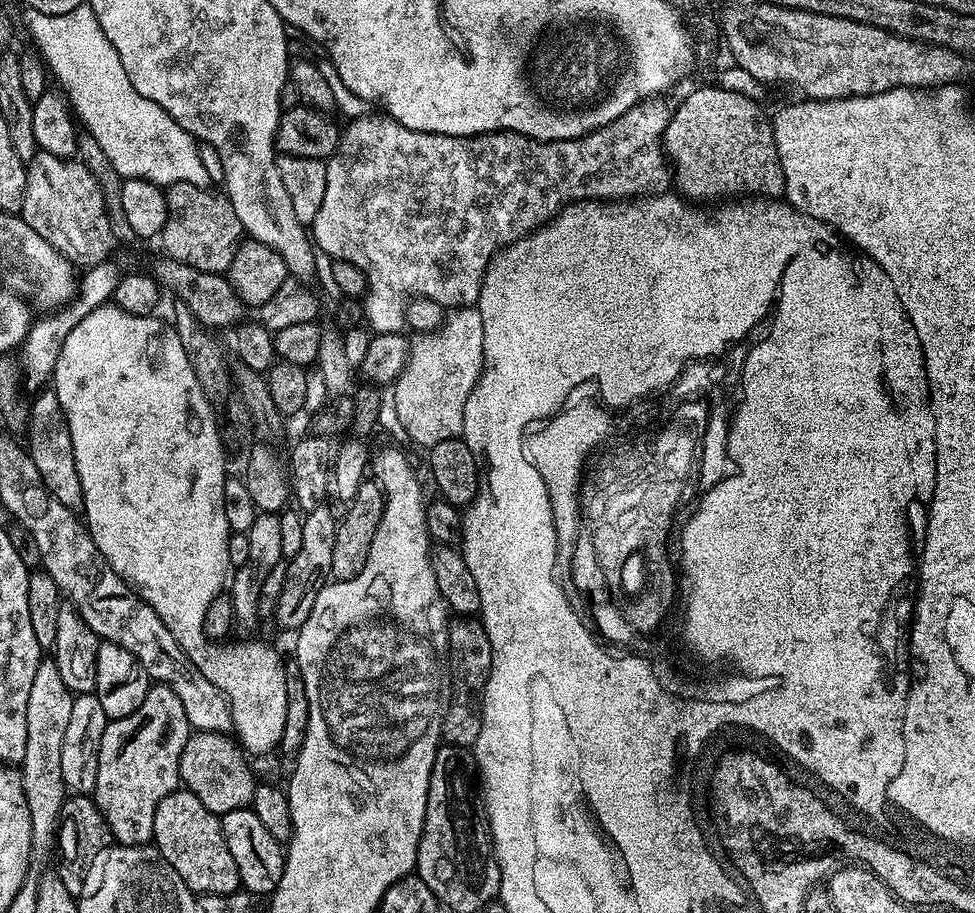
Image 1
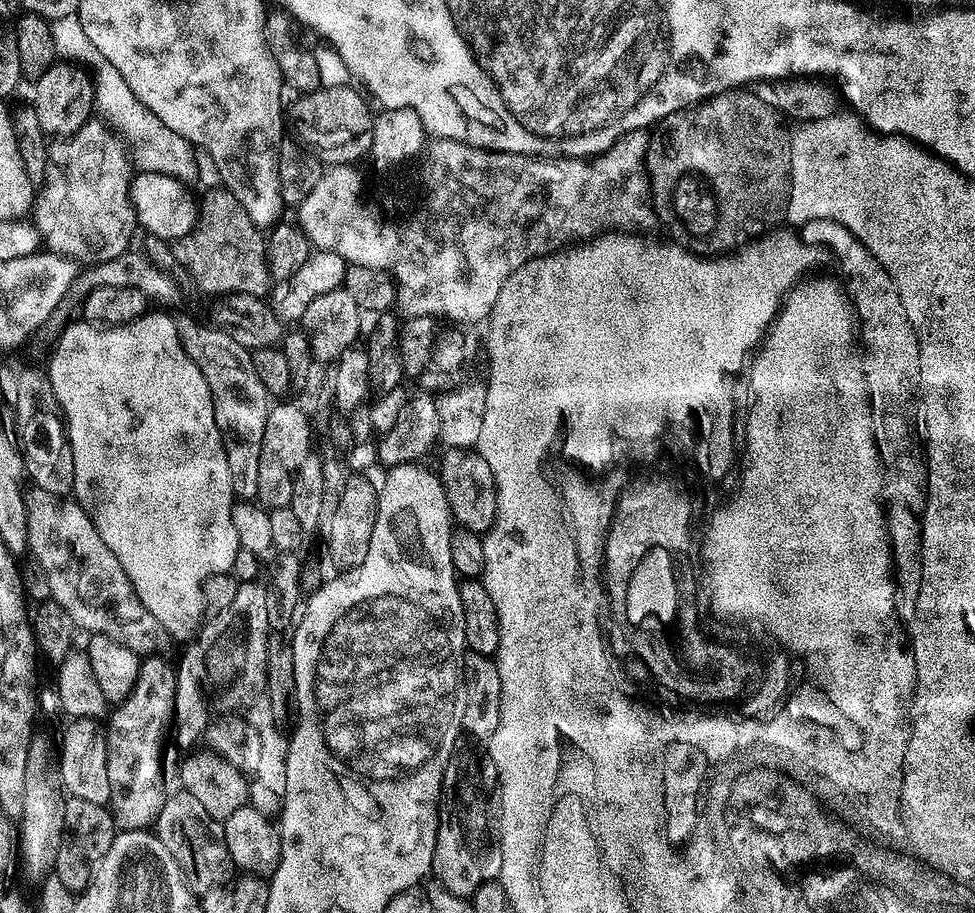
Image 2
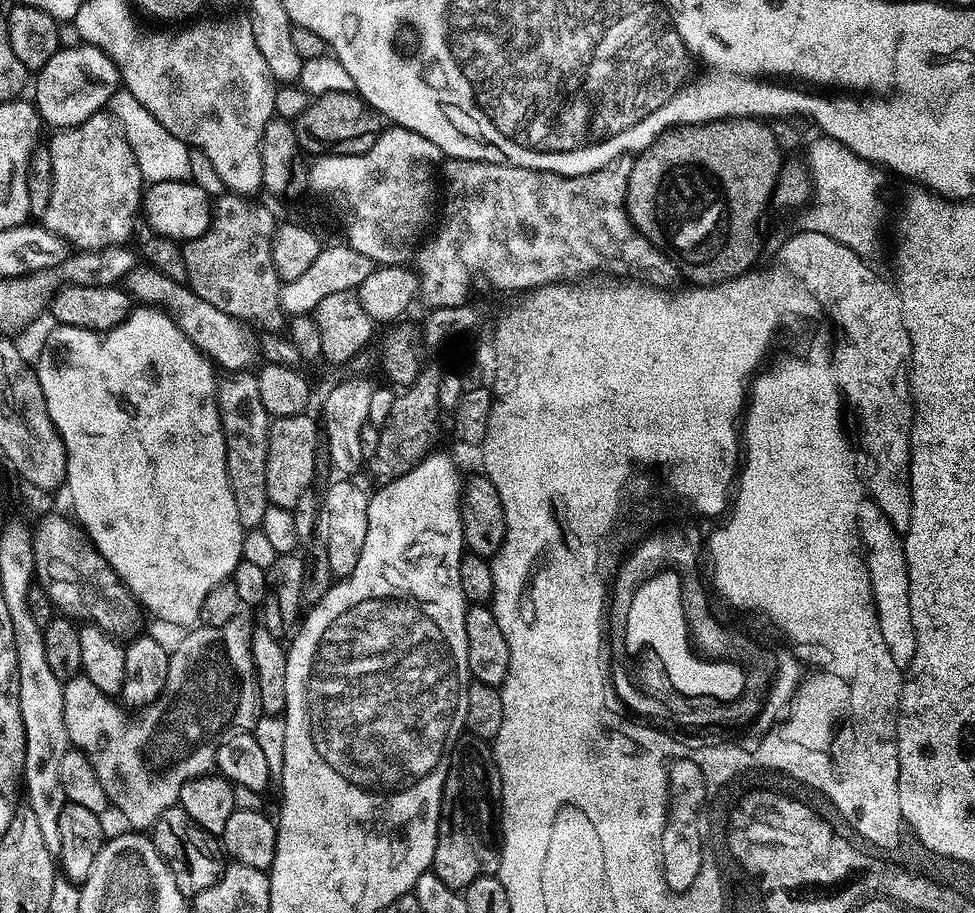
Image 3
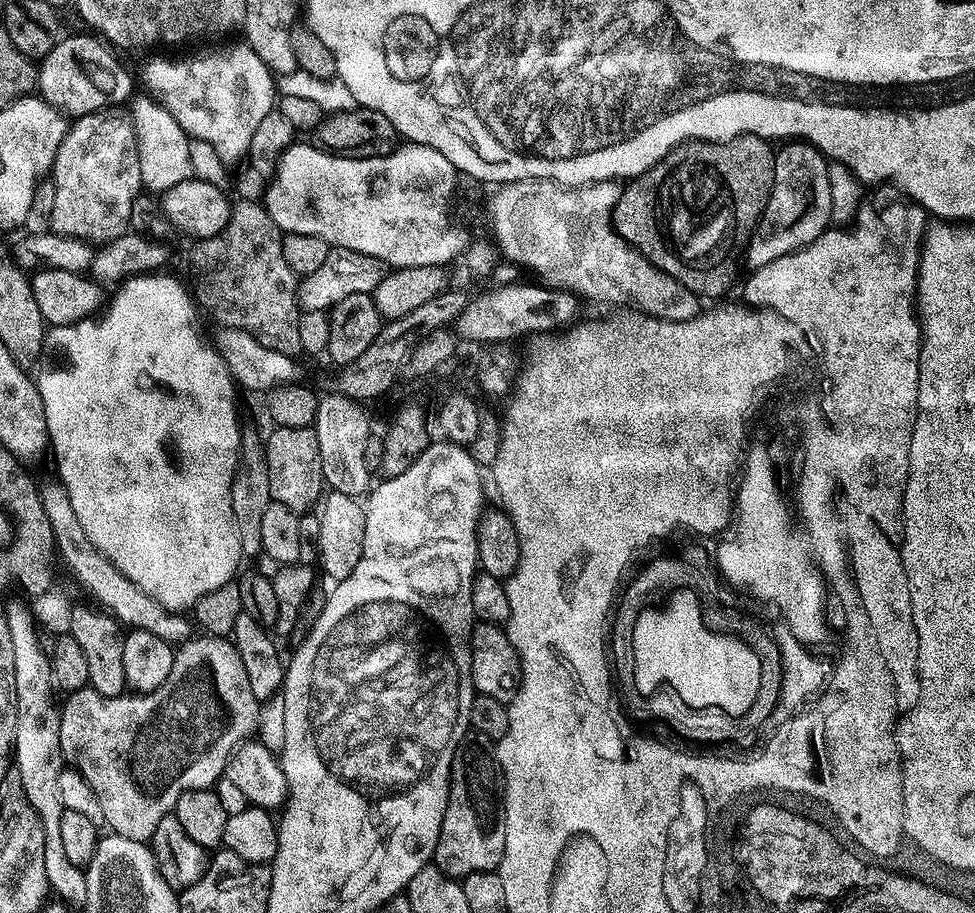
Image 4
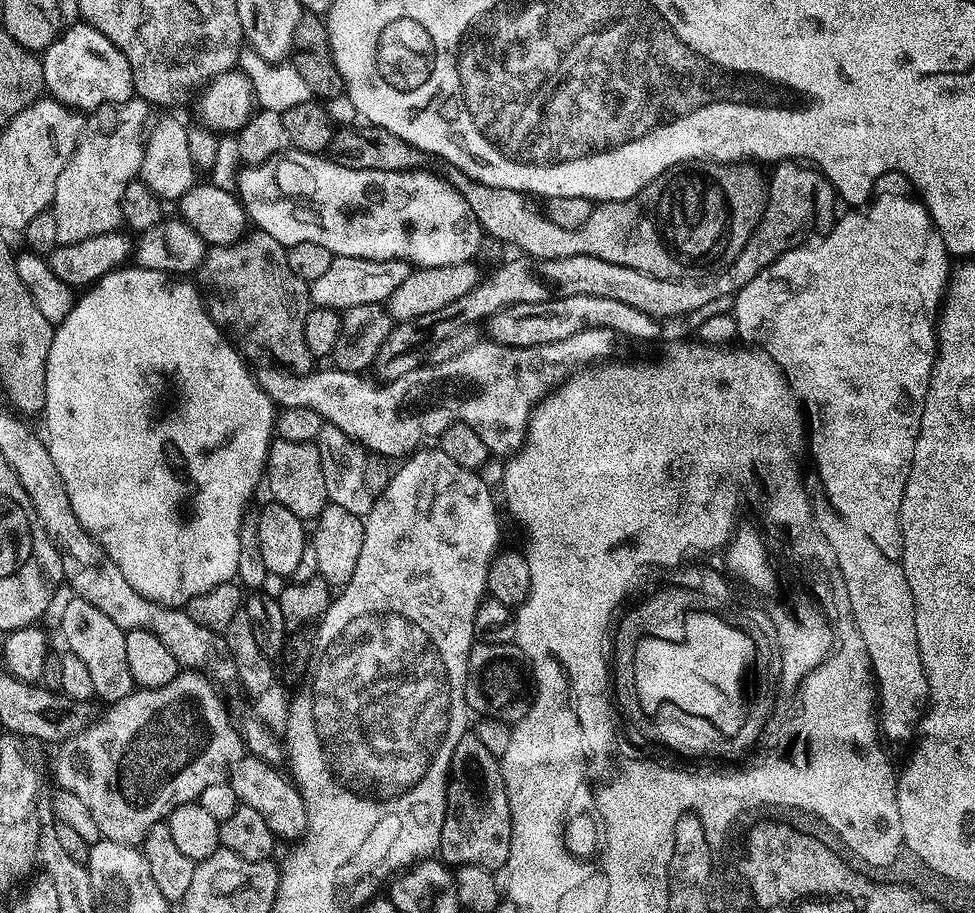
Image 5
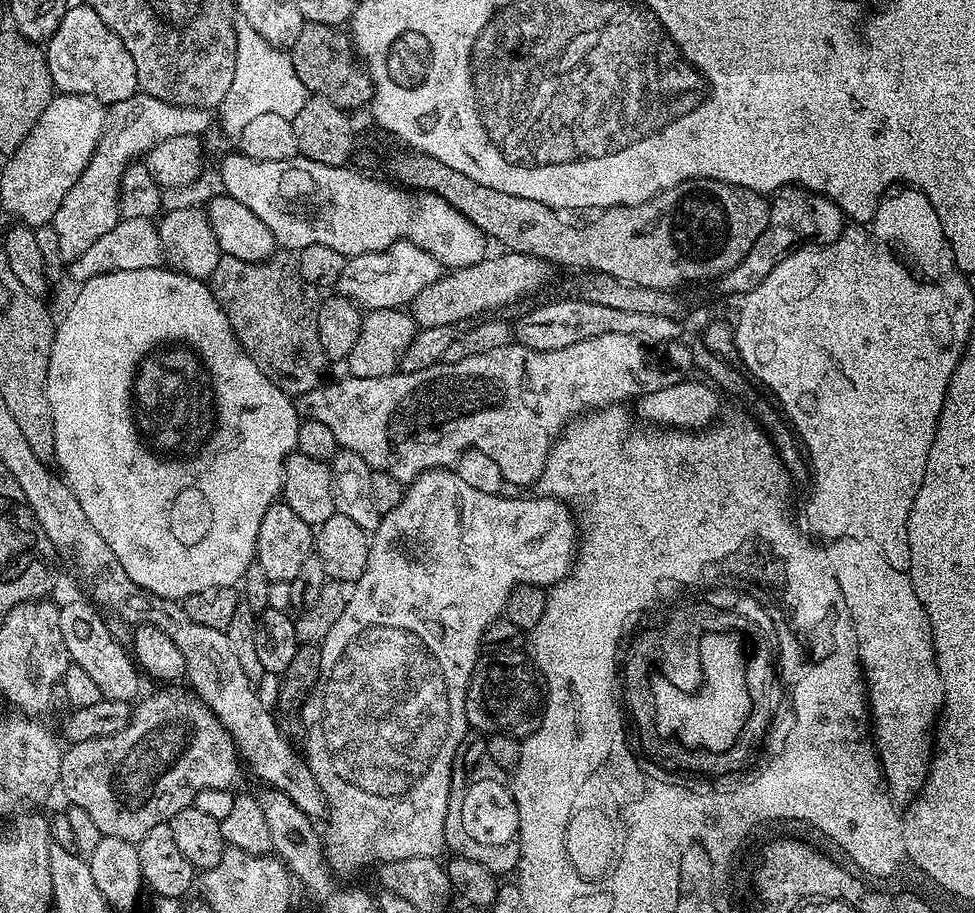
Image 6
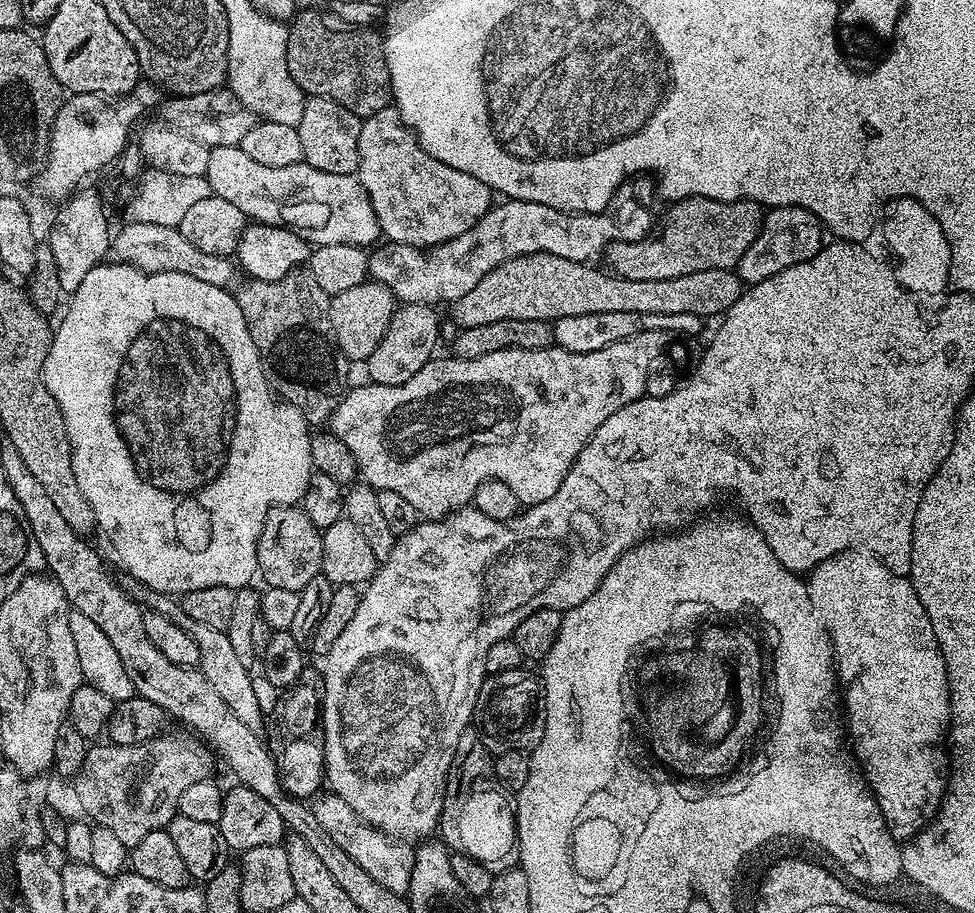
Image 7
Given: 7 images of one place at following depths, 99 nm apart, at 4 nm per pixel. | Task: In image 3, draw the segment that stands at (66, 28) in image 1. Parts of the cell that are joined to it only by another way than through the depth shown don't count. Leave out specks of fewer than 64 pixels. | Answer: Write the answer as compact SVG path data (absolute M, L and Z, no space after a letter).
M117 90L110 97L110 112L120 125L126 142L130 142L130 150L134 150L138 170L145 181L157 184L163 180L188 180L190 177L194 184L201 186L202 190L209 194L209 197L215 198L224 194L224 183L205 152L200 148L189 149L187 144L170 134L170 130L166 130L166 126L162 126L162 122L158 122L158 118L154 118L154 114L150 114L150 110L146 110L146 106L142 106L142 102L134 98L134 94L126 90Z

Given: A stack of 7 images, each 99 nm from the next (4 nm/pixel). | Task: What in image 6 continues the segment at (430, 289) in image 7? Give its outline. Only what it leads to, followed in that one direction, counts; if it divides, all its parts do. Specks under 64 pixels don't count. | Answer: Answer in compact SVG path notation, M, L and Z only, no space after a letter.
M399 240L391 248L381 252L367 252L361 256L351 257L345 263L340 283L339 295L353 300L361 309L374 308L404 308L411 305L412 299L426 286L430 286L442 275L442 265L424 248Z

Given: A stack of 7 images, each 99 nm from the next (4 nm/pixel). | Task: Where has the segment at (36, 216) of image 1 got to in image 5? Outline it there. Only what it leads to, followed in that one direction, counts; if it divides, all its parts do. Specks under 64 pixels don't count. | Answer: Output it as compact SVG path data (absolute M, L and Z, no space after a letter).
M133 98L121 104L104 104L85 119L74 154L58 174L50 207L57 222L57 244L82 242L121 227L123 194L127 184L139 177L144 161L148 112L146 101Z

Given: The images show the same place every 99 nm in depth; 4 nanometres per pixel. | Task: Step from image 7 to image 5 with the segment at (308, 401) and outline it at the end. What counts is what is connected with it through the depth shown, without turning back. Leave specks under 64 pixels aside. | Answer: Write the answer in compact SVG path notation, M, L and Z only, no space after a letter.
M259 230L249 231L233 244L218 244L209 247L204 260L194 273L195 283L200 295L206 298L208 313L212 321L221 326L229 324L233 337L241 336L248 344L256 348L265 348L271 359L279 367L297 374L311 372L314 358L310 354L310 346L306 346L306 314L310 307L309 281L300 280L290 270L290 262L285 245L279 235Z

